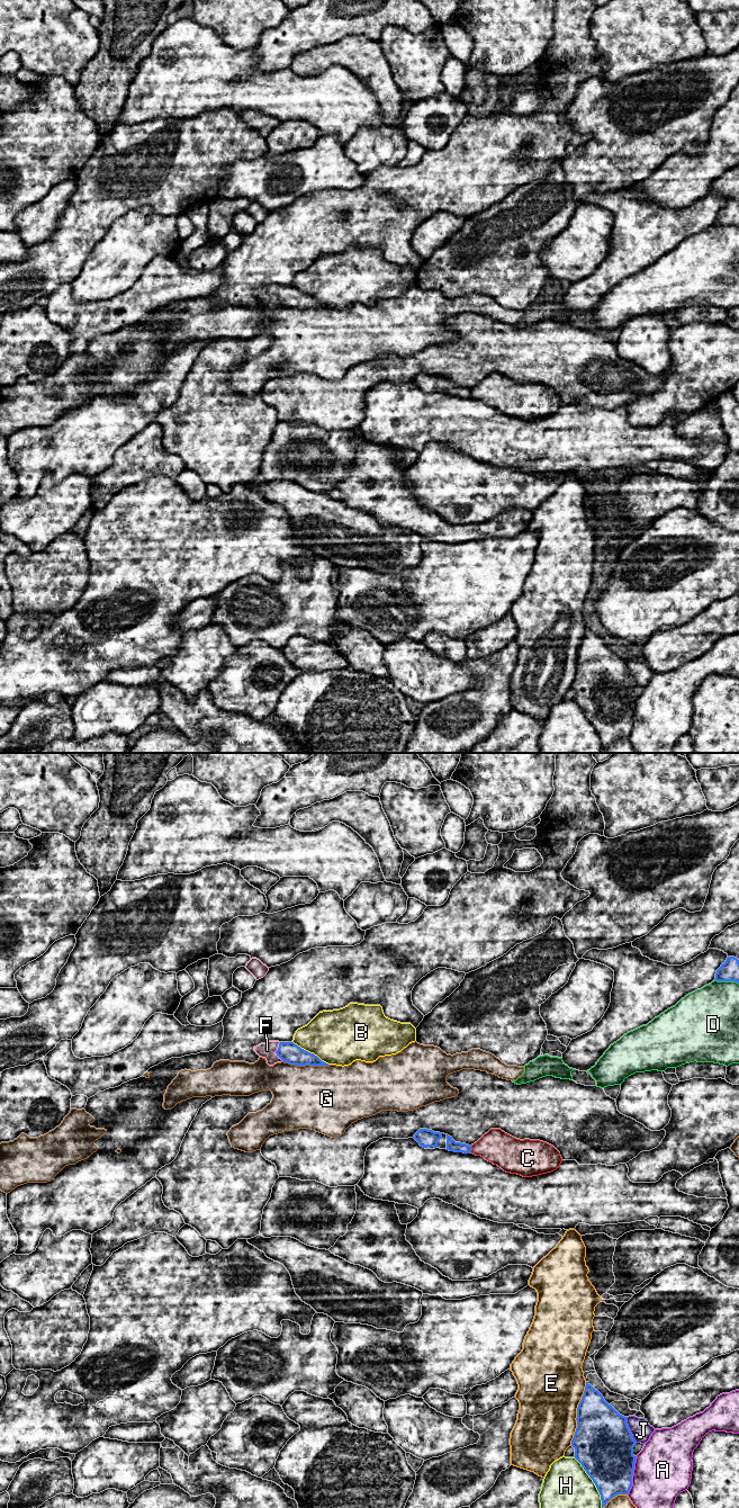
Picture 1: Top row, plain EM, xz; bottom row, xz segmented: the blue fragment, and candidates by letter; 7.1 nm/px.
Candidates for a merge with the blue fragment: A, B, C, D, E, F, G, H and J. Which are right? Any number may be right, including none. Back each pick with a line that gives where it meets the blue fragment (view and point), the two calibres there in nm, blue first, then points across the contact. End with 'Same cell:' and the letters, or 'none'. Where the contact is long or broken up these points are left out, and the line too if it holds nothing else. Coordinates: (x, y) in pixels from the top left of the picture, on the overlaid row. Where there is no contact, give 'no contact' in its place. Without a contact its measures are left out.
F: xz (276, 1051) | 150/120 nm | across xz (289, 1052), (276, 1051), (267, 1050)
Same cell: F

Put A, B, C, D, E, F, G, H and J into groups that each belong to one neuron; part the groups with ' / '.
A / B / C / D / E / F / G / H / J

